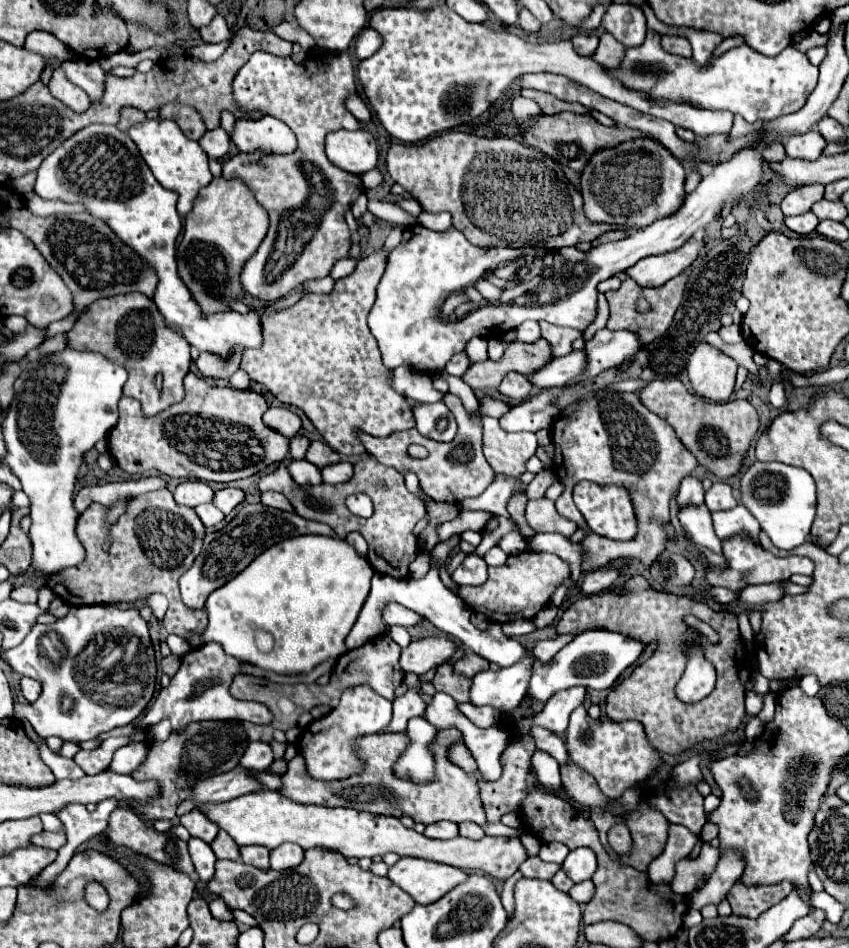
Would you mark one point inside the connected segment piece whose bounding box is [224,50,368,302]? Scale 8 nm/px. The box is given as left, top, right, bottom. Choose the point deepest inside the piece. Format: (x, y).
(306, 197)

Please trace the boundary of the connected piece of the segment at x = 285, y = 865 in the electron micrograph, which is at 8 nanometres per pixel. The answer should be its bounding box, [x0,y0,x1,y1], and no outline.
[270,844,304,870]

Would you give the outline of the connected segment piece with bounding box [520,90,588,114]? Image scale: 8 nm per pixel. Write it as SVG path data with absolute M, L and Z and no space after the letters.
M522 90L520 94L522 94L524 98L534 100L534 102L540 106L540 110L542 110L544 114L558 114L558 112L562 112L562 110L572 110L572 112L580 112L580 114L586 114L586 112L588 112L588 110L586 110L584 106L580 106L580 104L562 102L562 100L556 100L554 96L548 96L548 94L544 94L544 92Z

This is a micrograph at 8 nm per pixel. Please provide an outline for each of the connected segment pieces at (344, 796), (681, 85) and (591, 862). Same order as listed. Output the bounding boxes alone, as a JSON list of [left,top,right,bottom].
[[278,728,486,826],[608,30,818,122],[562,848,596,882]]

